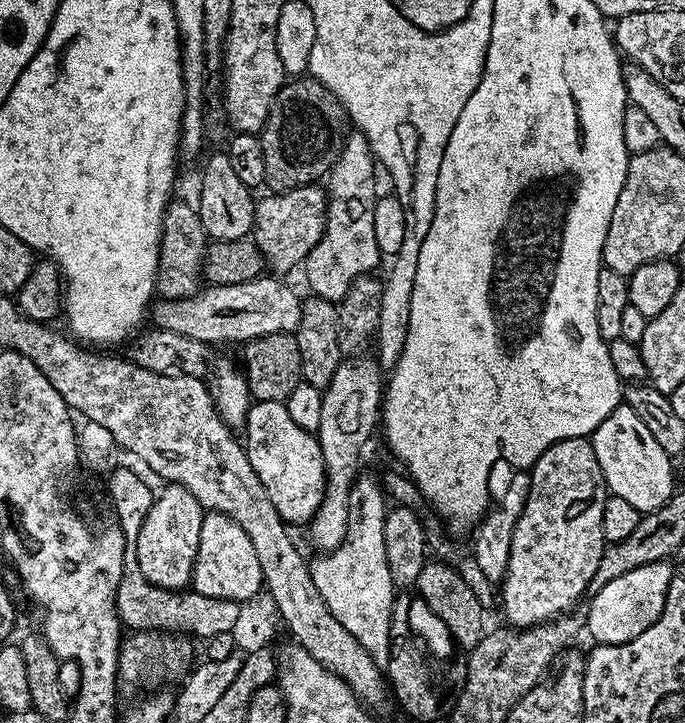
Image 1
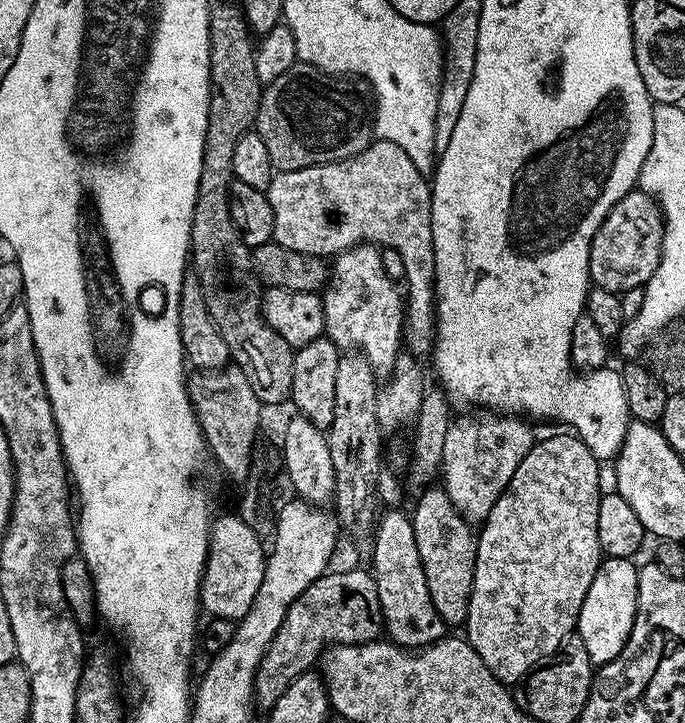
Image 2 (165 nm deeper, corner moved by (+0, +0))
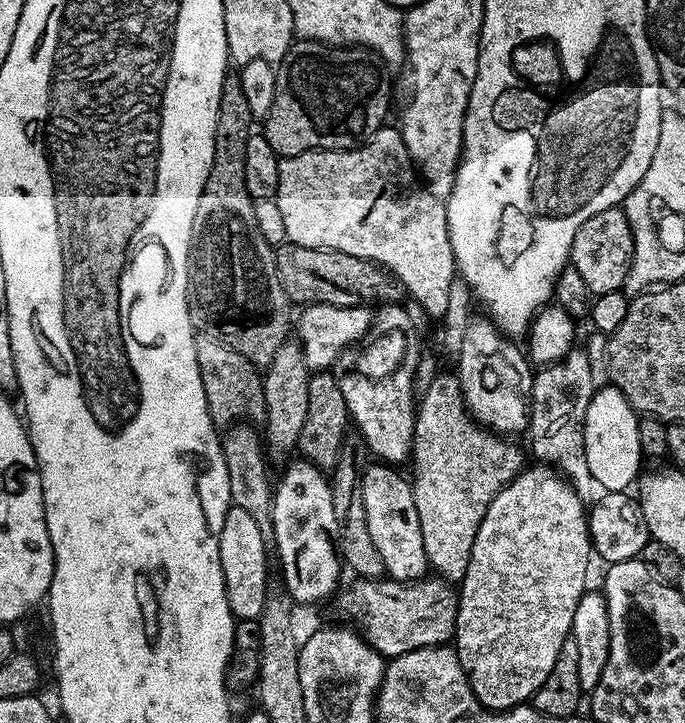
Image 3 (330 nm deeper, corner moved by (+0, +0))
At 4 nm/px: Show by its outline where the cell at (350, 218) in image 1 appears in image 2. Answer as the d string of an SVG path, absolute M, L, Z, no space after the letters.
M367 242L355 244L331 261L330 279L323 289L324 331L341 350L358 350L377 373L391 373L406 336L406 304L384 269L385 253Z

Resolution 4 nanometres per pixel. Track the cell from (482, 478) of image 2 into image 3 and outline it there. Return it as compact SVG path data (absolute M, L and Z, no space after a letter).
M474 318L466 326L466 336L463 339L461 356L458 363L458 375L460 389L464 395L464 401L475 418L477 424L497 434L512 434L508 432L520 432L529 427L532 415L532 378L533 365L526 355L525 349L519 348L515 339L509 338L492 323L491 319Z

